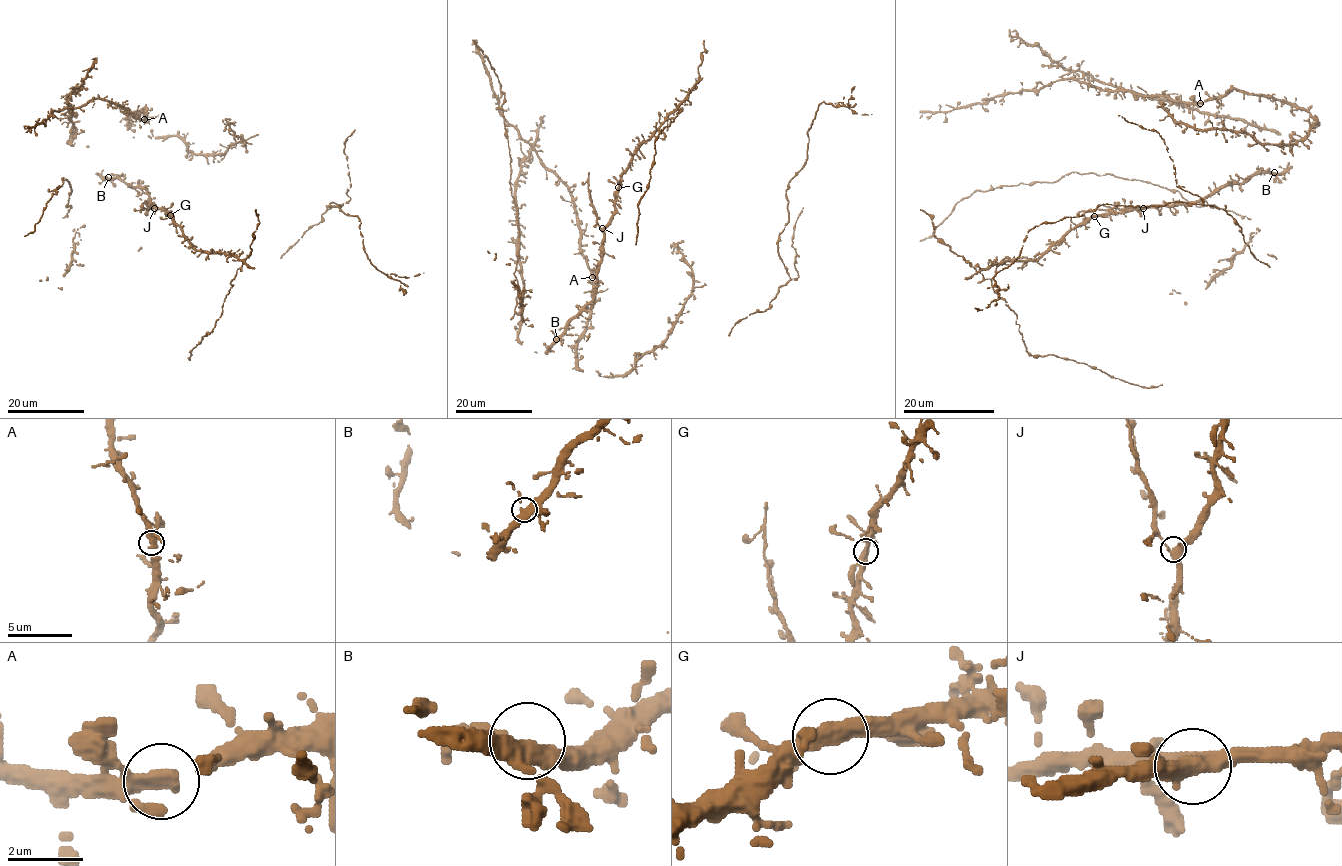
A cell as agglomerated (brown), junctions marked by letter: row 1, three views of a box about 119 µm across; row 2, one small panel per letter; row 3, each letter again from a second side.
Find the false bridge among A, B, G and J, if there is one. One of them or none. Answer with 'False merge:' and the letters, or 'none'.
False merge: none

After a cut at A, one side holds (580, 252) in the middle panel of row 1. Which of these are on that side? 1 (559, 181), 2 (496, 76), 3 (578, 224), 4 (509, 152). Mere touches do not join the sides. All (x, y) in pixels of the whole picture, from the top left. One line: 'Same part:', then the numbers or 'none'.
Same part: 1, 3

